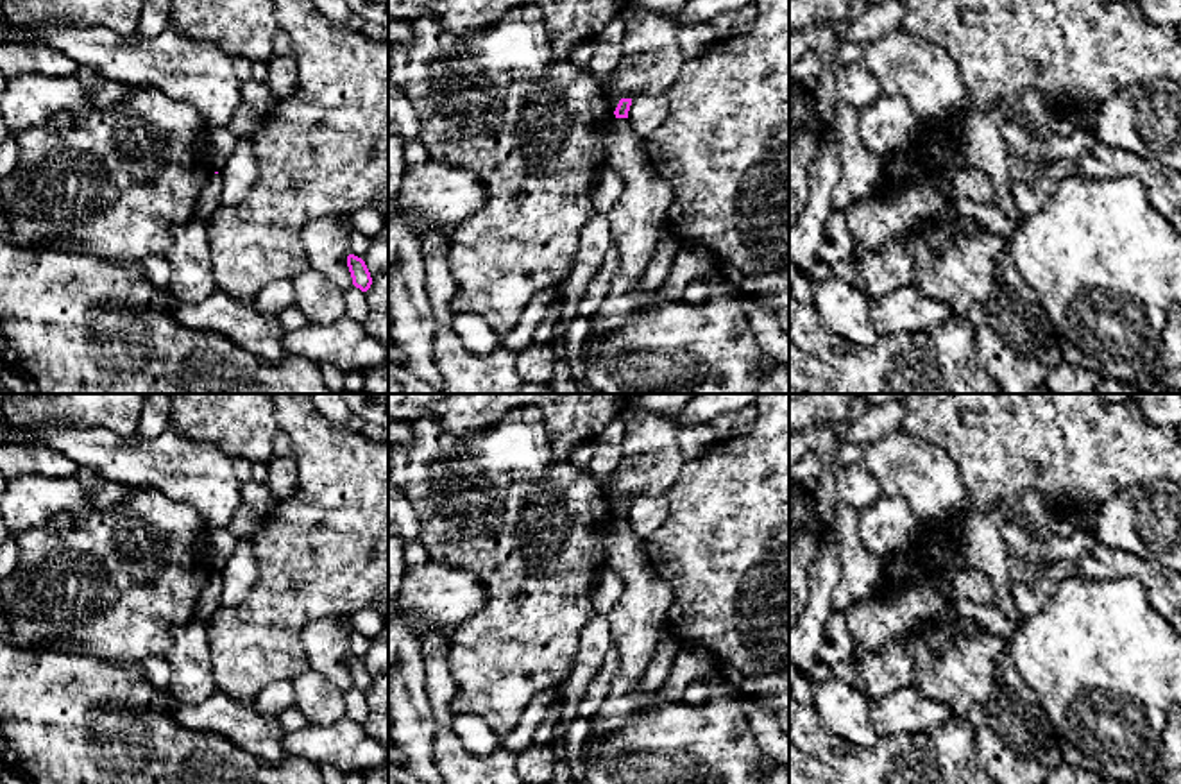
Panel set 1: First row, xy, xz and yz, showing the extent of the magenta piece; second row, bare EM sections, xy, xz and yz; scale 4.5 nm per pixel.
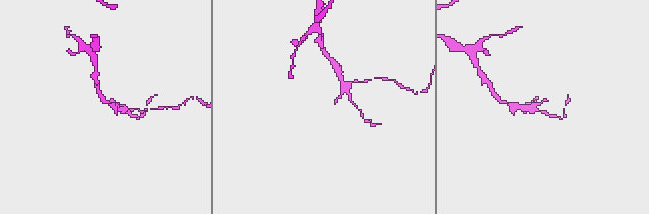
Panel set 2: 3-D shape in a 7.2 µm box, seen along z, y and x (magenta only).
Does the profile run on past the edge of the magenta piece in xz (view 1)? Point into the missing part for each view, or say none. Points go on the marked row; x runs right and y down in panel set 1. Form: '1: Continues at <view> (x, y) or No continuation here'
1: No continuation here

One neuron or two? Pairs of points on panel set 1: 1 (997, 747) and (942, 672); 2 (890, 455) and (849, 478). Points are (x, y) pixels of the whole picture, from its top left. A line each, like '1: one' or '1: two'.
1: one
2: two

